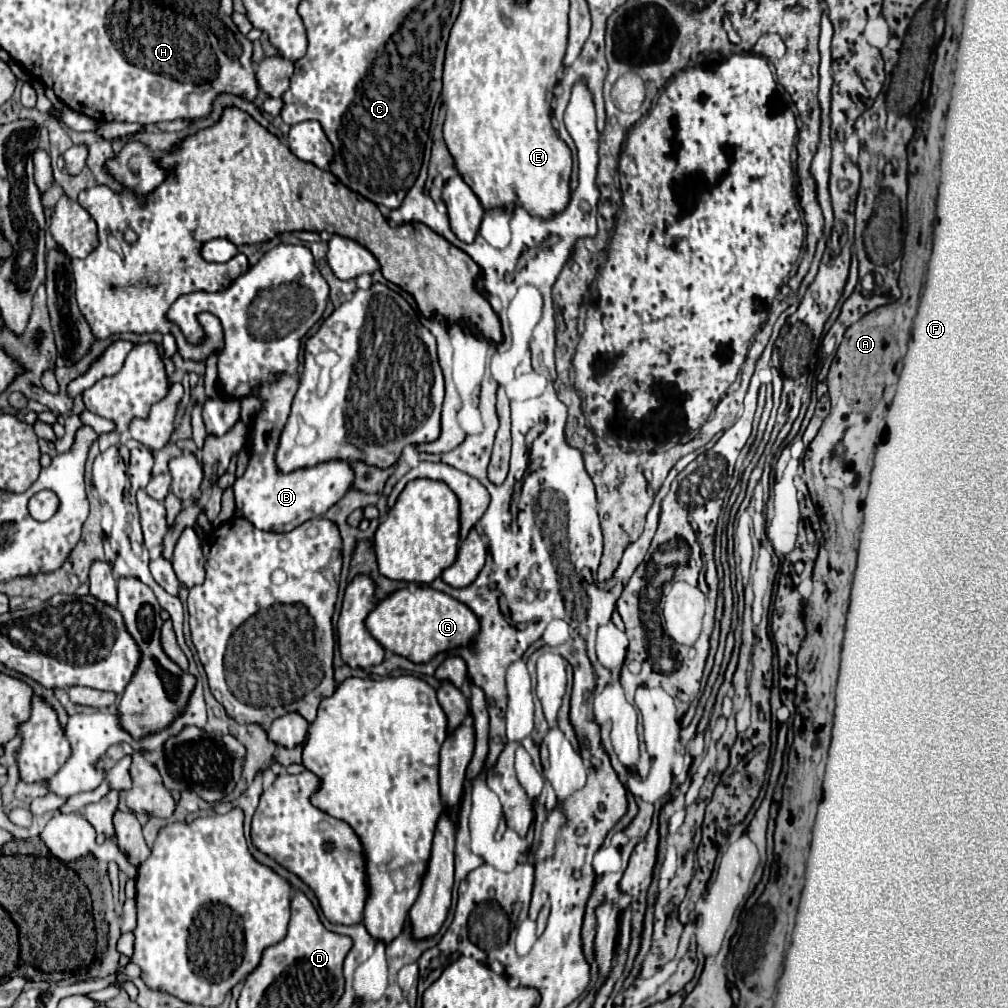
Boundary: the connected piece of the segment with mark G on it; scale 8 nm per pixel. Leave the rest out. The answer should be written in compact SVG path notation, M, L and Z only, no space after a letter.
M416 586L412 590L396 590L380 602L368 614L366 628L386 650L416 664L424 664L440 652L472 646L474 634L478 634L478 618L474 618L474 612L456 598L450 598L430 586Z

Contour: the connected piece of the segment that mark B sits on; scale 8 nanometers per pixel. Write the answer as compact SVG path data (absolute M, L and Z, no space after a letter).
M280 376L274 384L266 384L254 390L256 396L262 398L264 406L260 414L254 418L250 432L250 464L240 480L234 482L236 490L236 508L242 510L244 518L254 524L258 530L268 532L290 532L310 518L322 516L328 508L332 508L348 490L354 480L354 472L350 462L330 460L316 464L312 468L302 468L290 474L280 474L274 464L274 452L278 444L278 436L286 424L292 398L298 388L298 376Z

